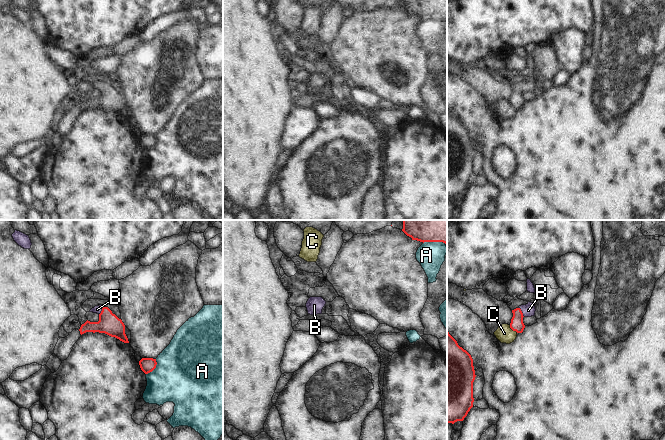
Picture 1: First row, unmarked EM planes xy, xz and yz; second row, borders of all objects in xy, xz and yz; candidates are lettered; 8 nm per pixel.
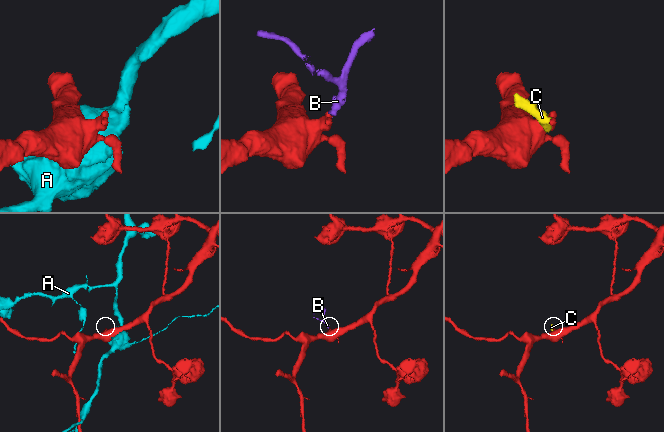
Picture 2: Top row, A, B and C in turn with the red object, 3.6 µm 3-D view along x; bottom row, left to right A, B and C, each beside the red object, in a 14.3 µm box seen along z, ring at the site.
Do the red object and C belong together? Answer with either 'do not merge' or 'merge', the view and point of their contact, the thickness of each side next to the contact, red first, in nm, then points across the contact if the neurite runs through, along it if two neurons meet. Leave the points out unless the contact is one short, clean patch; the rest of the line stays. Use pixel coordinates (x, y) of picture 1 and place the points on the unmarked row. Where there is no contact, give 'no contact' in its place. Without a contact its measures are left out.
do not merge | yz (513, 106) | 100/140 nm | along yz (509, 101), (517, 108)

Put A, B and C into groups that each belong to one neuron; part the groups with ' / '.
A / B / C

